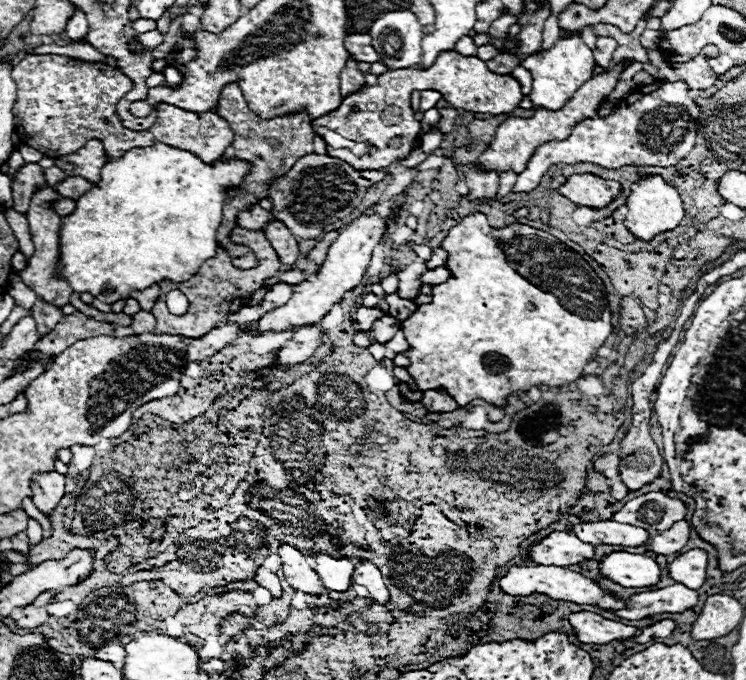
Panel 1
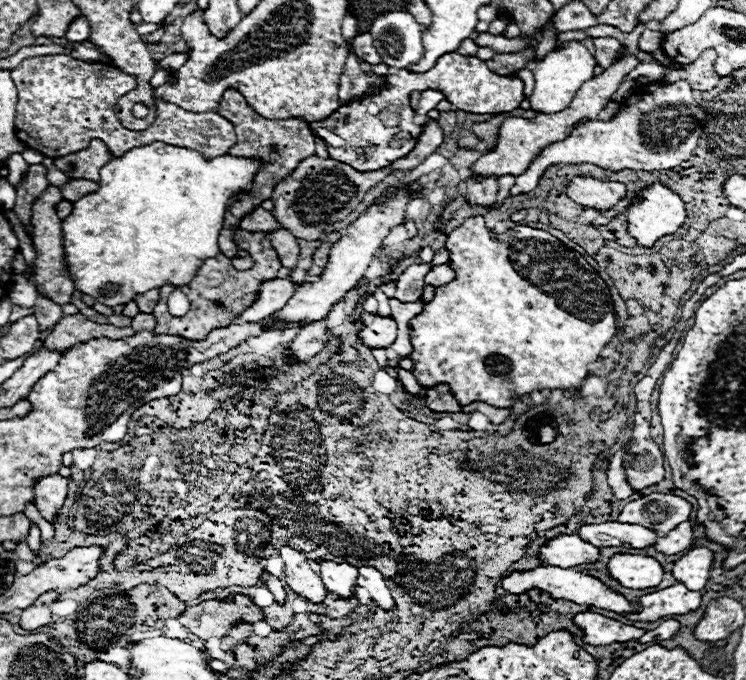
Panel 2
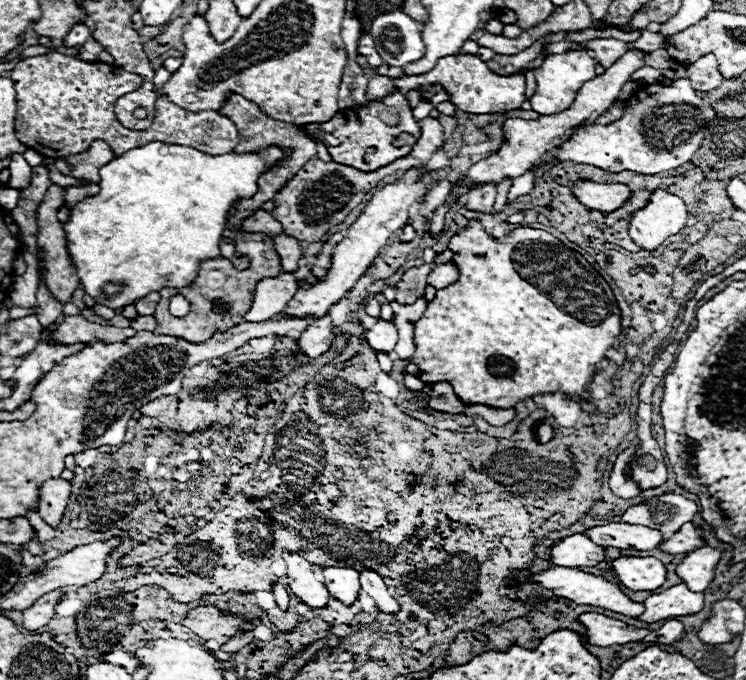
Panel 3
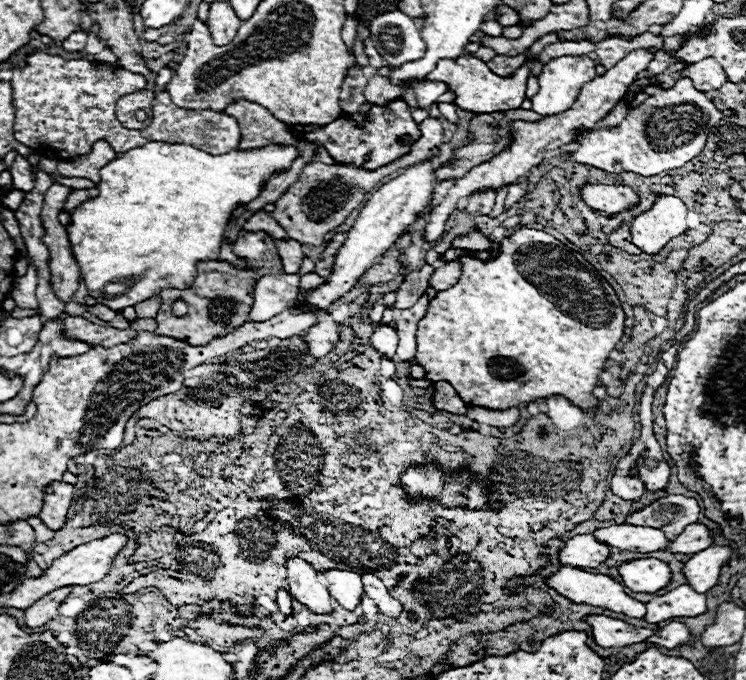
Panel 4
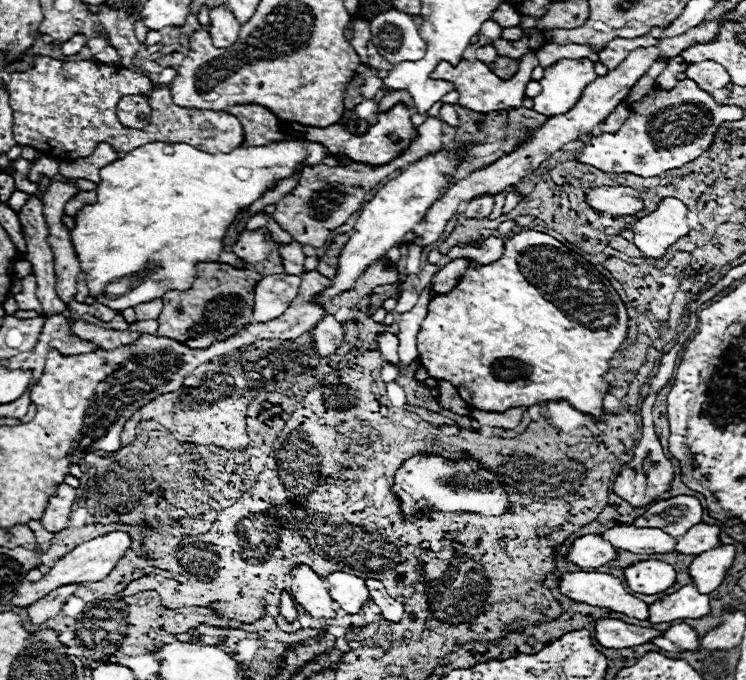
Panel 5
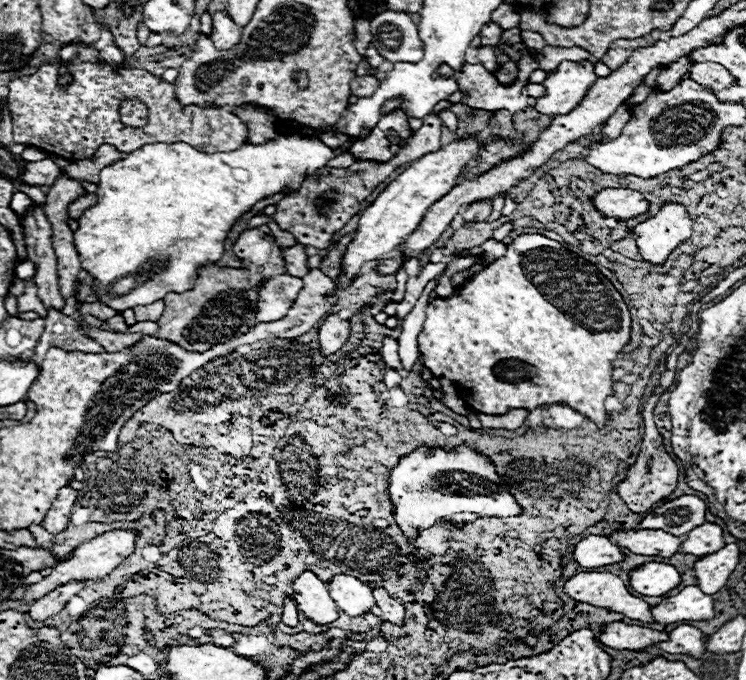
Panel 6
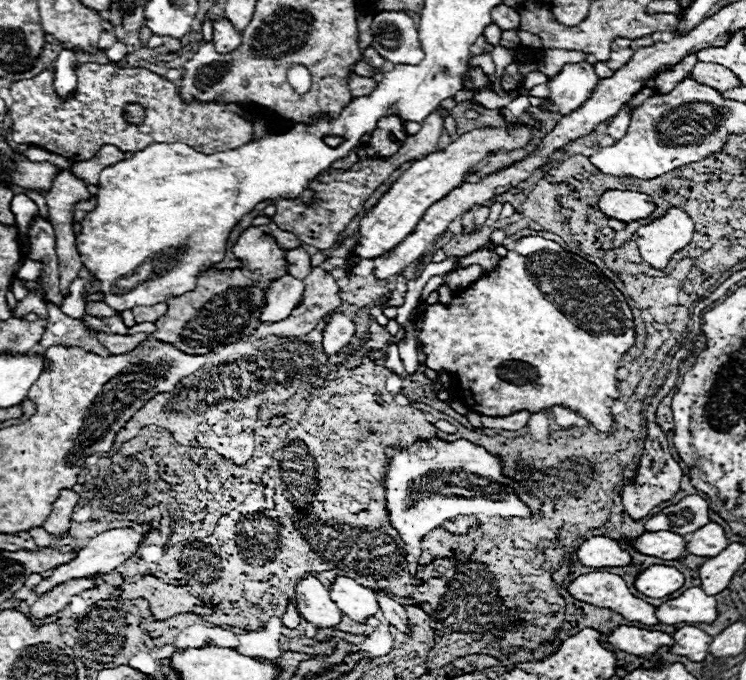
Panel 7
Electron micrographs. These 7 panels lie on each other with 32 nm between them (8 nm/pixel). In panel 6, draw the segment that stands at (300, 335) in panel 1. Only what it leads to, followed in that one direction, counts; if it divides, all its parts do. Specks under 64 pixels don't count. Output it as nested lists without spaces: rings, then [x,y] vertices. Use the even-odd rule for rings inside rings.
[[[338,314],[326,316],[320,326],[320,348],[324,356],[336,354],[350,338],[350,320],[338,318]]]

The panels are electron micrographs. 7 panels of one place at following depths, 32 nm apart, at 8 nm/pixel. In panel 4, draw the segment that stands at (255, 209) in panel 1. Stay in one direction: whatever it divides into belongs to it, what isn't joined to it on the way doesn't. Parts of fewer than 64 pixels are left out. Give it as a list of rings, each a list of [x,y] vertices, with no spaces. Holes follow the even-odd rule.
[[[256,212],[246,224],[244,224],[244,230],[250,230],[250,232],[258,232],[258,230],[264,230],[268,232],[274,240],[290,240],[290,236],[286,234],[286,230],[280,228],[280,224],[268,214],[268,212]]]

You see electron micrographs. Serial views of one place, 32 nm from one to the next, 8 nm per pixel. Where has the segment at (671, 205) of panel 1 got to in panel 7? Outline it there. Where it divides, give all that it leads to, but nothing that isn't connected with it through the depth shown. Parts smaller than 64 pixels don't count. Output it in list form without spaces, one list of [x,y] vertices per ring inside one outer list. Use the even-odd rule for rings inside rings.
[[[670,208],[664,218],[642,226],[634,240],[640,248],[642,260],[656,270],[664,270],[672,256],[686,248],[694,234],[694,222],[680,208]]]

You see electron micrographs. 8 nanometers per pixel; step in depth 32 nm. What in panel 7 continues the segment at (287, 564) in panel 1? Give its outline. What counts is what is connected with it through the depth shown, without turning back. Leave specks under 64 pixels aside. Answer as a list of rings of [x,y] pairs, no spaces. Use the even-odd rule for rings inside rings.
[[[312,576],[296,586],[296,604],[300,616],[316,628],[336,628],[342,620],[342,612],[332,602],[328,588]]]

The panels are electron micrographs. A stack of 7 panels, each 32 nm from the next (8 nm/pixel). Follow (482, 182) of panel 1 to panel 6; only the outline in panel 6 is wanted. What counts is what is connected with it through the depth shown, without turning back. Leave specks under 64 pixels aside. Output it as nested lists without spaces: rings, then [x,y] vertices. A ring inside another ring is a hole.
[[[490,200],[488,202],[480,202],[480,204],[472,204],[470,208],[466,208],[466,212],[462,214],[464,216],[464,222],[486,222],[486,218],[490,216]]]

